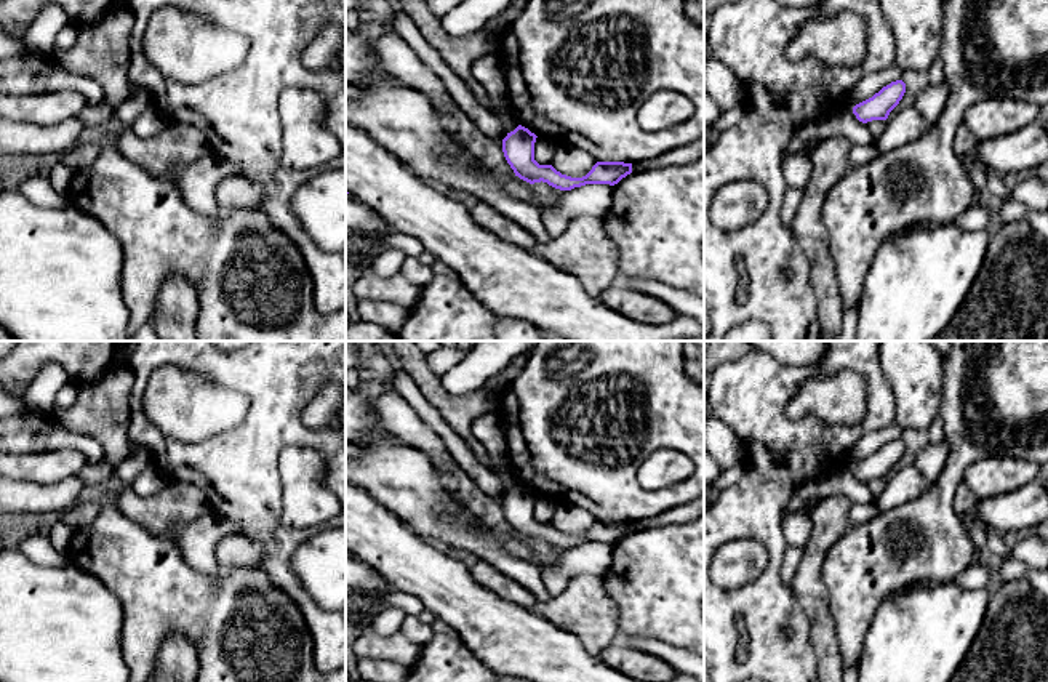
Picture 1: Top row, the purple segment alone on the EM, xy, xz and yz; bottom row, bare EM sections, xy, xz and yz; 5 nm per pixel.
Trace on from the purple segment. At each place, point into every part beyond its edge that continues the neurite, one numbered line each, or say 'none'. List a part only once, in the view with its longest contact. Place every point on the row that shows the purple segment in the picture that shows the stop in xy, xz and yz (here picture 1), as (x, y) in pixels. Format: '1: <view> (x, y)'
none

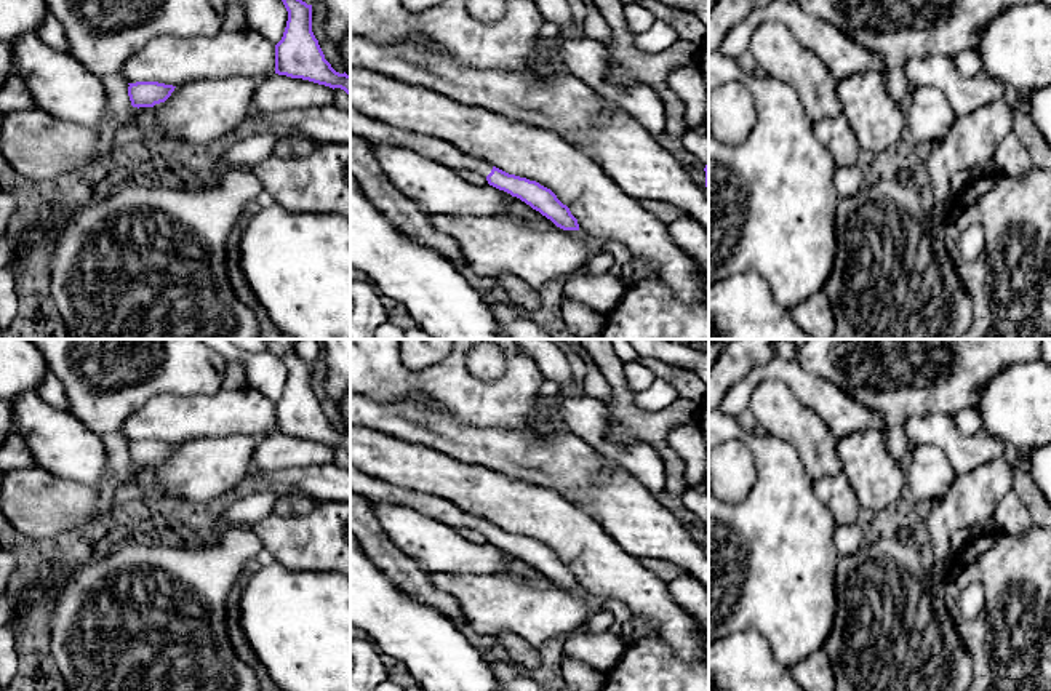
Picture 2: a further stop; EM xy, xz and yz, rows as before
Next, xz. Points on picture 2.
1: xz (376, 131)

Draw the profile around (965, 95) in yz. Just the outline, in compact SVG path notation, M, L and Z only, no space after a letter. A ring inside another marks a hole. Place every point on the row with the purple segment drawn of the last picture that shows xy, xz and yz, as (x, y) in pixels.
M941 54L912 58L904 64L909 83L941 90L957 118L1005 98L1005 85L987 74L963 77L953 59Z

